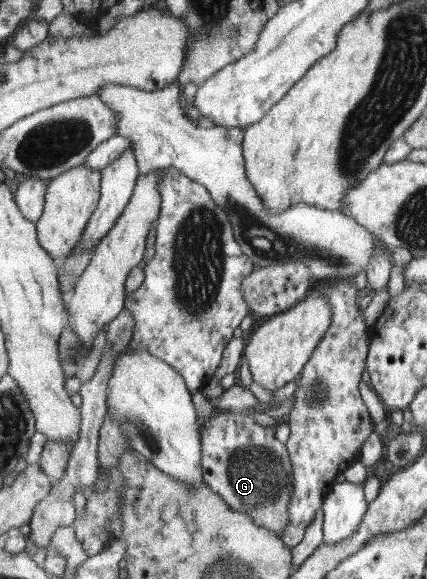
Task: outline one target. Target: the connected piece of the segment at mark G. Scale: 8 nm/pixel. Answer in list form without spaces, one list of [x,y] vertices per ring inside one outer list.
[[[218,410],[205,424],[202,424],[202,419],[200,419],[200,426],[202,428],[202,467],[204,482],[206,482],[215,492],[218,492],[218,495],[221,495],[232,509],[251,515],[258,526],[270,528],[280,537],[283,537],[283,531],[286,529],[287,523],[289,522],[289,505],[291,504],[291,499],[294,493],[293,463],[288,448],[286,448],[286,444],[277,439],[276,428],[258,425],[256,419],[253,417],[253,412],[243,415],[241,412],[223,412],[222,410]]]

